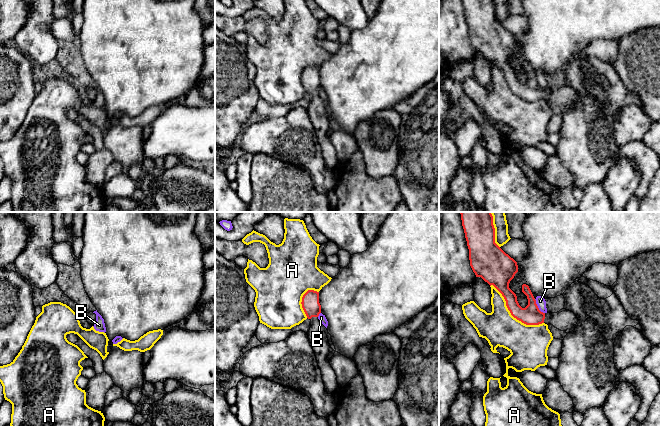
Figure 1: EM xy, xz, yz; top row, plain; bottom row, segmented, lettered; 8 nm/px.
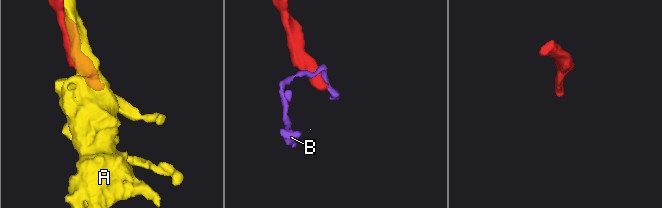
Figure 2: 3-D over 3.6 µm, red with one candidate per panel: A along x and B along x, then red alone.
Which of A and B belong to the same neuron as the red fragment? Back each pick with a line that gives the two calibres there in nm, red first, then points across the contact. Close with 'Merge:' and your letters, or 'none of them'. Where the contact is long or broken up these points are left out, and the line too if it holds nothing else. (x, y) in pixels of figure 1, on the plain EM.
Merge: none of them

